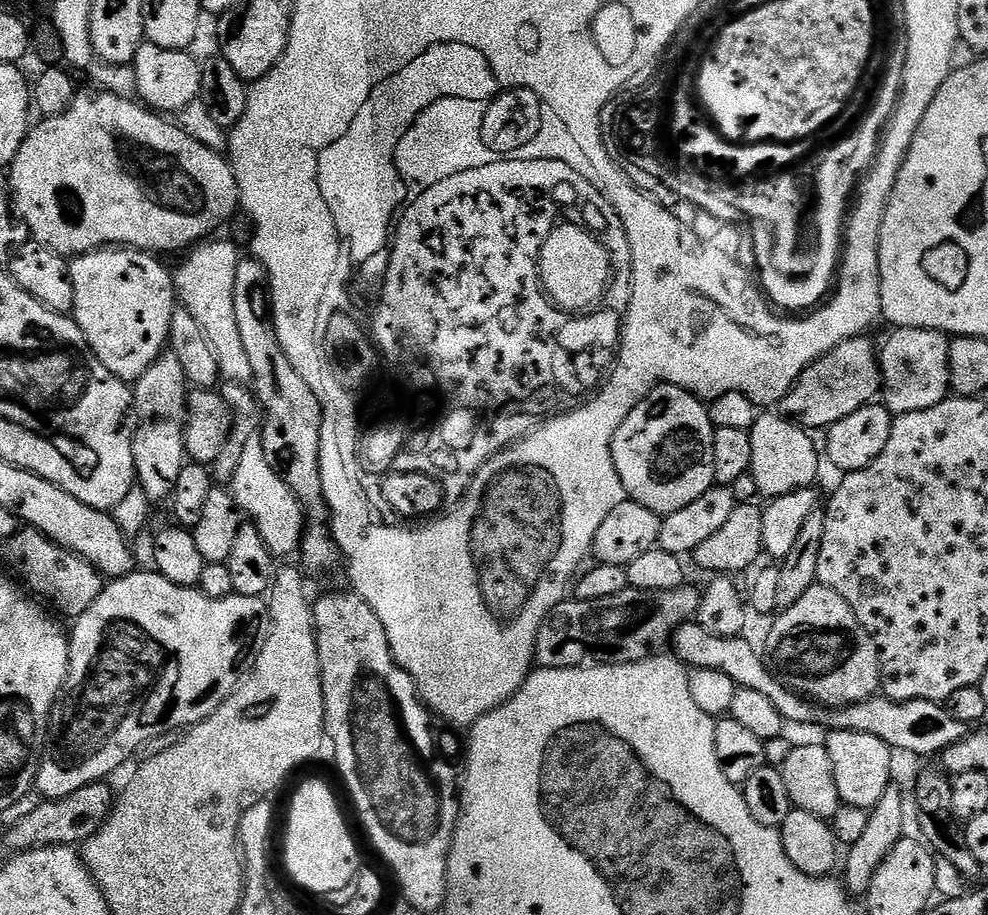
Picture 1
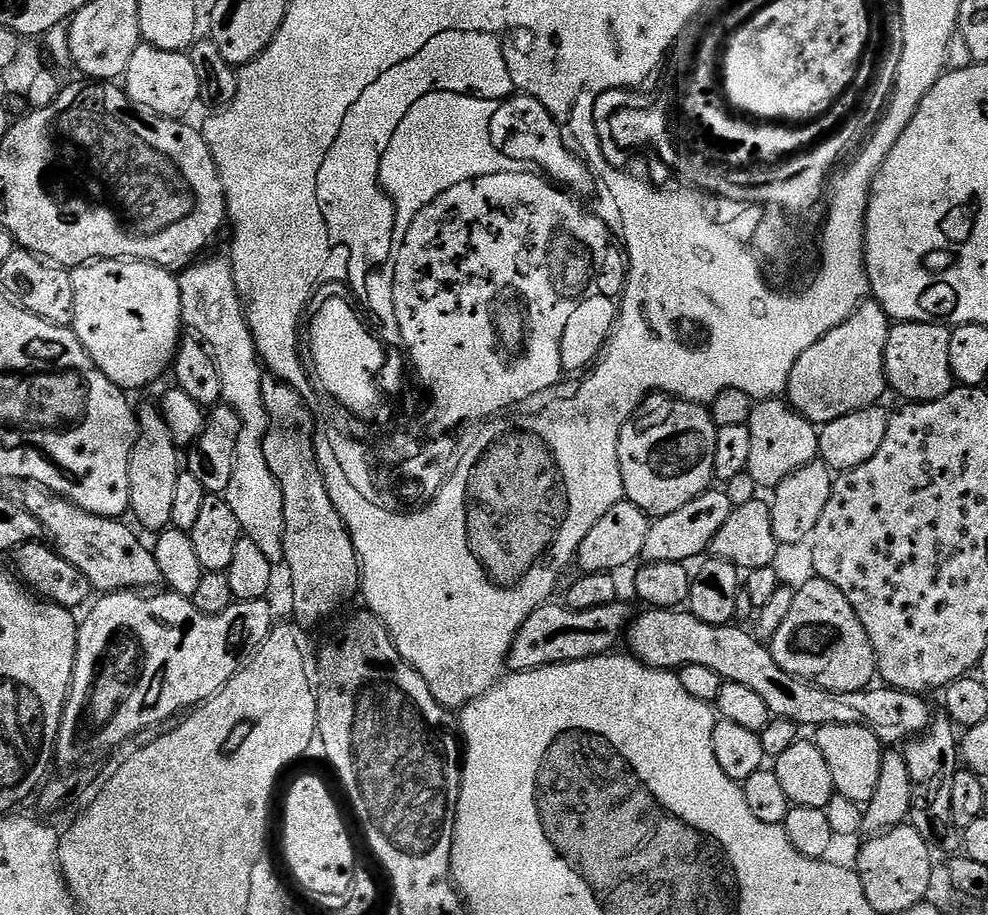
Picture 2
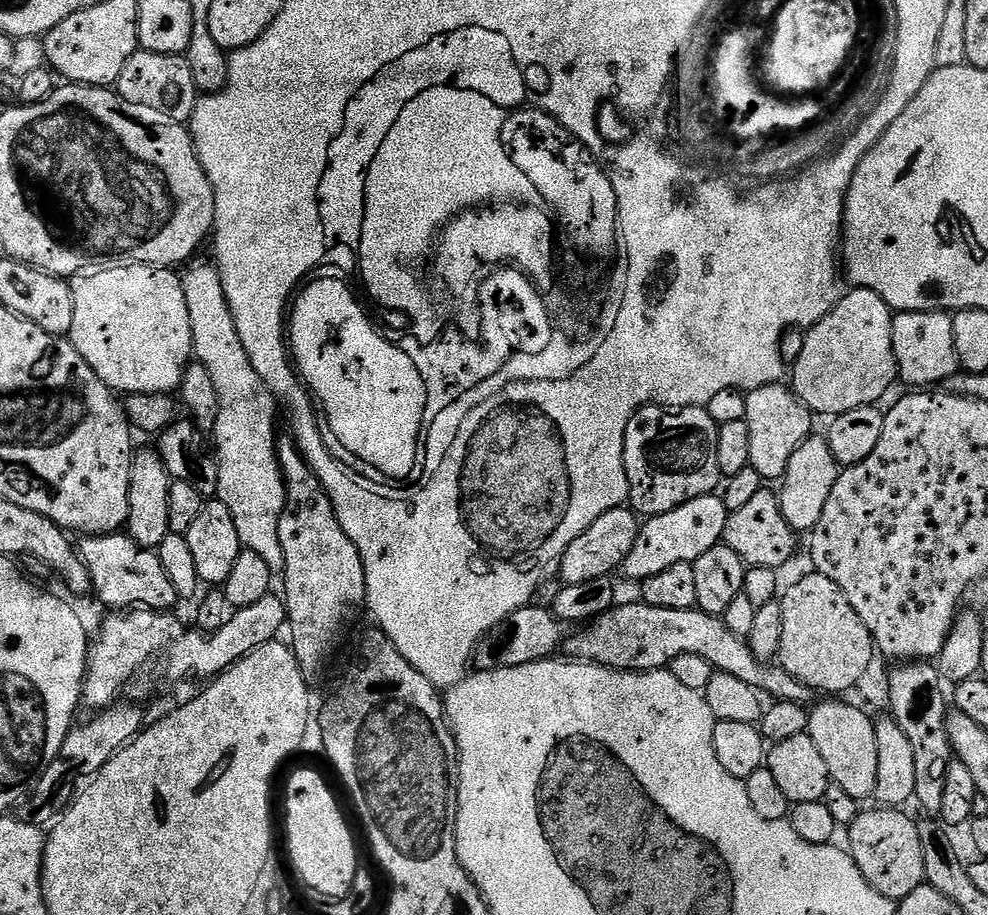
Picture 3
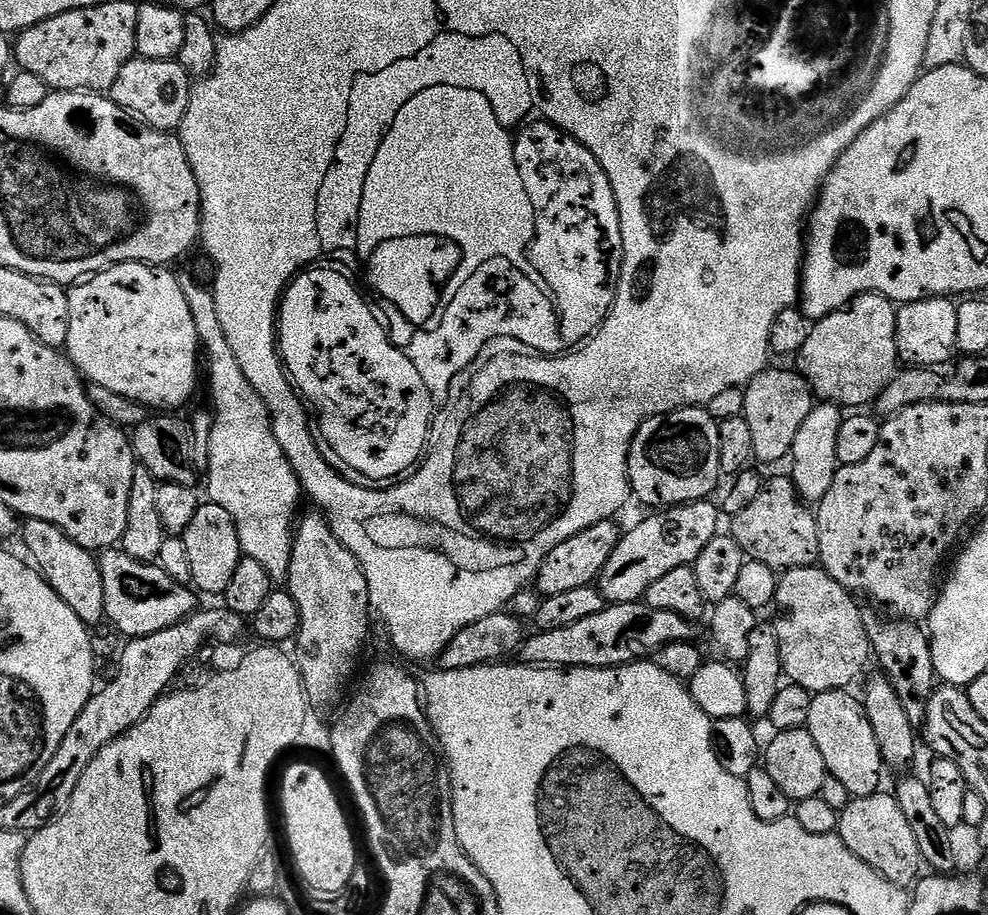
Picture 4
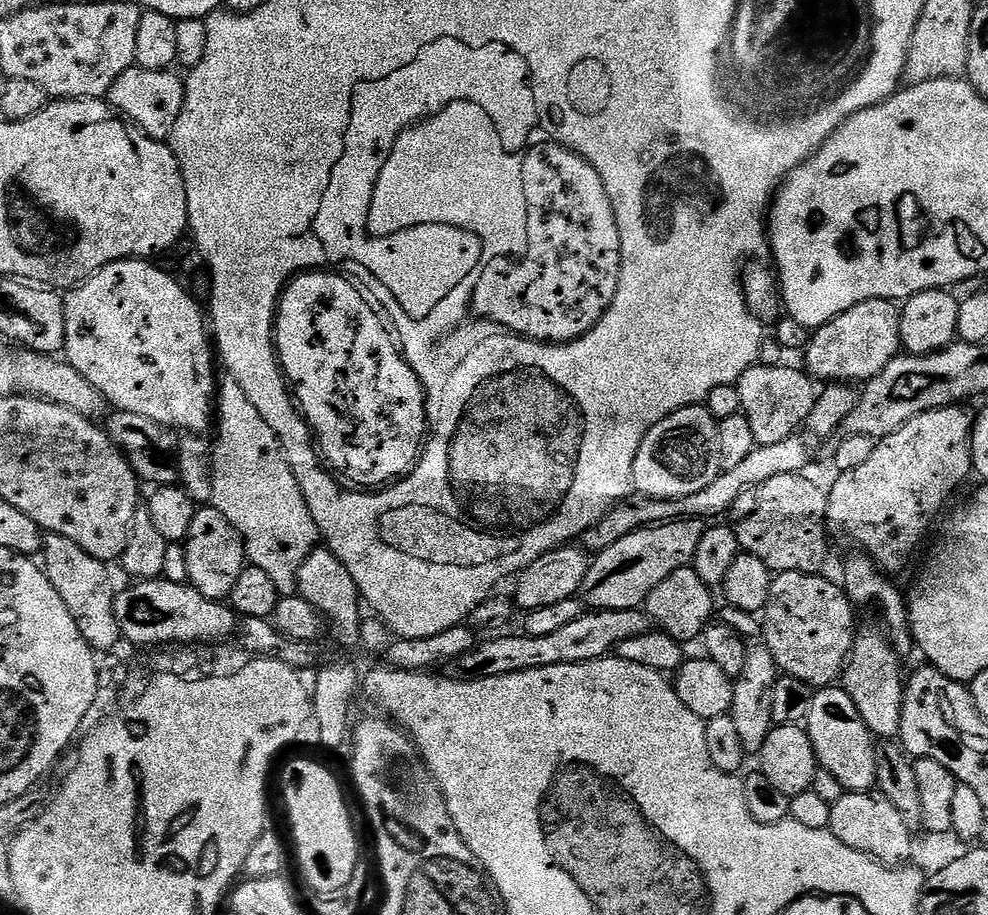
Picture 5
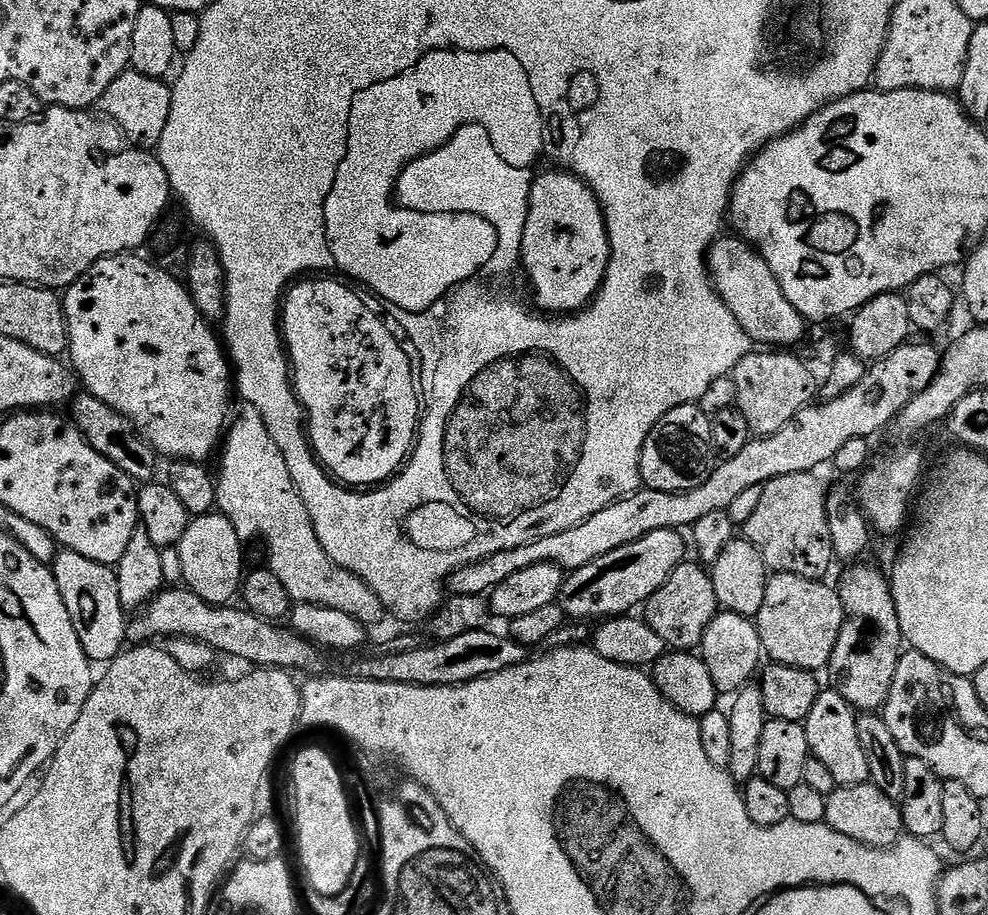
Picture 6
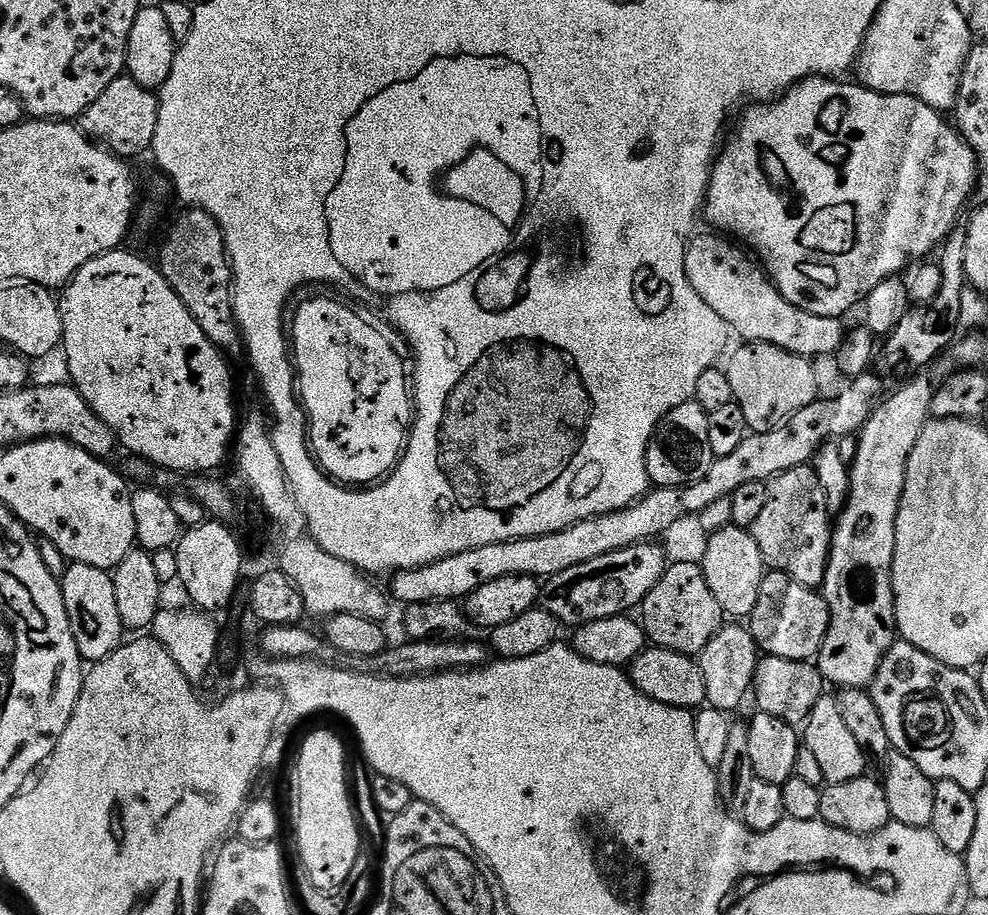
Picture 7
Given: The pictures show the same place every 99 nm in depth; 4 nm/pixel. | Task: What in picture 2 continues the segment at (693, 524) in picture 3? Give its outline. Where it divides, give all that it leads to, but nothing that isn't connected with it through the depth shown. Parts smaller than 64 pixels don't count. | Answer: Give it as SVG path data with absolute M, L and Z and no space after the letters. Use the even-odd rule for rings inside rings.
M709 490L703 492L694 502L686 502L682 510L674 510L674 514L652 520L650 534L646 534L646 546L643 559L647 563L654 562L692 562L695 556L703 557L711 549L714 534L722 530L722 522L730 518L733 507L727 491Z

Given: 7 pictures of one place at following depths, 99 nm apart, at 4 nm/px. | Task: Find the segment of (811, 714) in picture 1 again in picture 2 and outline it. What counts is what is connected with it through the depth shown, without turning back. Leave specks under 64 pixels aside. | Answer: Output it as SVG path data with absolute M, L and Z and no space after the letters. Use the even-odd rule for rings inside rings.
M658 608L644 610L644 613L639 616L640 613L629 623L626 645L628 644L629 648L627 651L641 664L647 668L663 668L665 670L679 670L685 664L706 666L709 670L714 670L714 674L718 674L726 682L738 682L738 686L746 686L749 690L754 690L754 694L759 694L762 702L766 702L769 713L775 719L789 720L805 729L808 727L809 730L815 730L827 724L862 726L873 732L880 739L881 745L884 746L903 745L909 738L915 738L927 732L928 727L932 724L934 709L924 701L927 699L923 695L903 692L887 686L879 686L880 688L869 686L857 692L835 692L834 690L819 688L818 685L798 678L794 674L786 674L786 670L782 670L778 666L778 662L774 662L771 647L761 643L747 627L737 626L735 623L710 626L706 622L694 618L692 613L687 610Z

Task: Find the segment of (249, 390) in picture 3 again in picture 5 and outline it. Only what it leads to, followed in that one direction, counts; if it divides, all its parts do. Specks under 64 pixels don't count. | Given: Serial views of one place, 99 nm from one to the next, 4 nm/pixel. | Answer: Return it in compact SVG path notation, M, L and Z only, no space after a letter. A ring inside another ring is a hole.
M231 378L225 379L218 388L218 424L220 420L220 433L216 436L216 444L211 445L212 450L212 481L214 482L214 490L210 501L211 507L216 508L226 518L226 522L230 522L230 526L234 526L234 530L238 530L238 534L244 543L244 554L247 563L254 568L265 568L270 574L270 579L274 581L274 586L279 590L281 596L297 595L296 575L302 566L302 562L312 549L317 547L318 533L316 523L310 514L310 506L306 506L306 498L302 494L302 490L298 486L298 478L294 478L294 470L290 470L288 460L284 457L284 450L280 446L280 439L274 434L274 430L270 430L270 426L266 422L266 418L262 418L262 414L258 414L258 410L254 407L254 402L250 402L250 398L246 398L246 393L242 391L242 386L238 386L238 382L234 382Z

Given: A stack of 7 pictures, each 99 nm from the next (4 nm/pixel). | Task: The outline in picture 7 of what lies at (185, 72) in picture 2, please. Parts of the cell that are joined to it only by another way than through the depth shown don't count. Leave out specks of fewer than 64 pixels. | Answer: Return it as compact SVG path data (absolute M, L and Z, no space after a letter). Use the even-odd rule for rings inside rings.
M127 74L114 78L110 86L106 86L106 91L102 93L94 103L85 110L78 118L79 127L85 136L96 141L97 144L113 152L121 158L133 158L147 153L154 142L154 134L160 130L160 98L153 89L146 86L138 86L134 78Z

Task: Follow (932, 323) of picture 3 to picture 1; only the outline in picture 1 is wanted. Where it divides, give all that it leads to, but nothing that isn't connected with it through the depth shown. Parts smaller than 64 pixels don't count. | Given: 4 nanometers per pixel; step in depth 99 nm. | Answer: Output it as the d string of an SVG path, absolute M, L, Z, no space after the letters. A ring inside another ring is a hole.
M897 328L891 334L878 352L884 407L898 417L914 414L914 410L930 410L930 406L949 399L952 382L948 369L949 337L929 328Z

